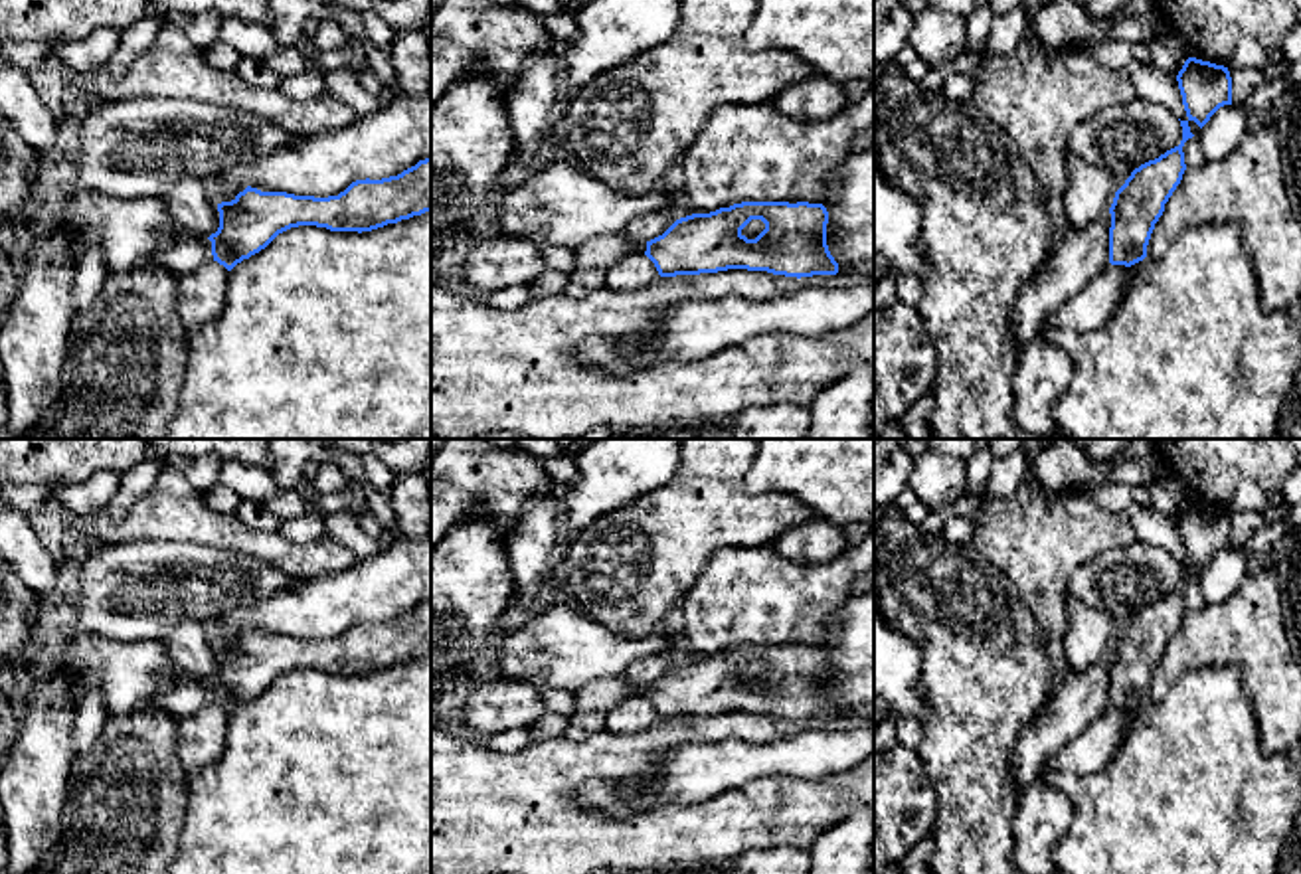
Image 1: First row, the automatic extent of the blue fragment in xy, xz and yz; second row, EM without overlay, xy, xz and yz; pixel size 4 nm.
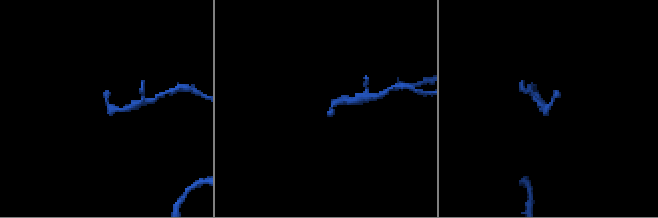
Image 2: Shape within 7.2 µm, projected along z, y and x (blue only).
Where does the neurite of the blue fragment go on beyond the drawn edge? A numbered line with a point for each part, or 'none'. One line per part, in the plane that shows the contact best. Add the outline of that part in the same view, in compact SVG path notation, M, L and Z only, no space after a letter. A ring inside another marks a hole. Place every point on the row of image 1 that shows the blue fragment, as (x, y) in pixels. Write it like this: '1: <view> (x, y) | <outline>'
1: xy (188, 250) | M174 225L174 241L162 253L148 257L142 265L154 265L176 275L188 275L198 267L212 263L212 241L194 231Z

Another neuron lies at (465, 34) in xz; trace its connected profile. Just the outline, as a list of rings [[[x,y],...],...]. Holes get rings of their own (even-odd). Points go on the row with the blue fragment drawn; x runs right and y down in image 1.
[[[443,0],[431,16],[431,107],[475,69],[506,97],[522,67],[552,44],[538,14],[516,4]]]

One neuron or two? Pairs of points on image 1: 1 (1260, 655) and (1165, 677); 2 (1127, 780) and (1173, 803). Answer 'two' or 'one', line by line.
1: one
2: one

